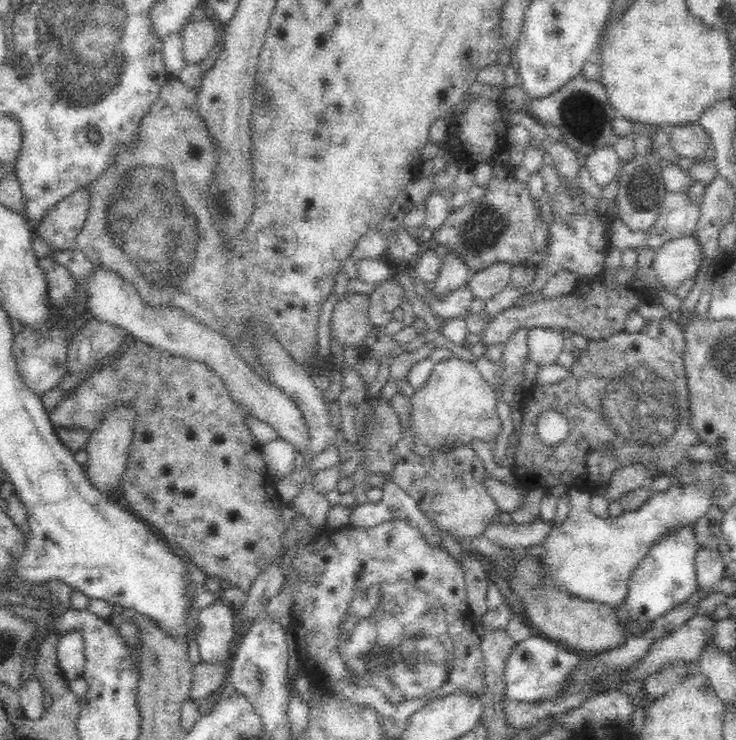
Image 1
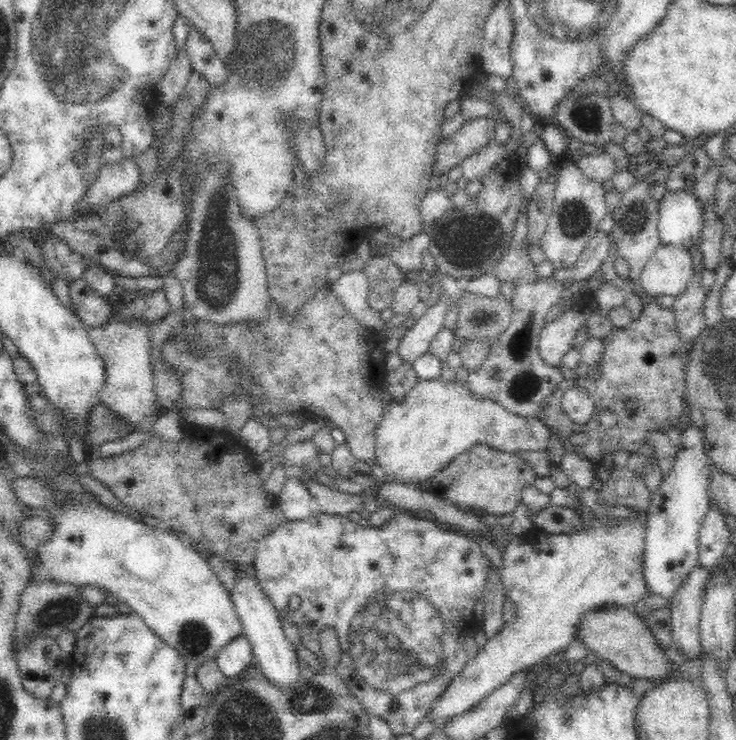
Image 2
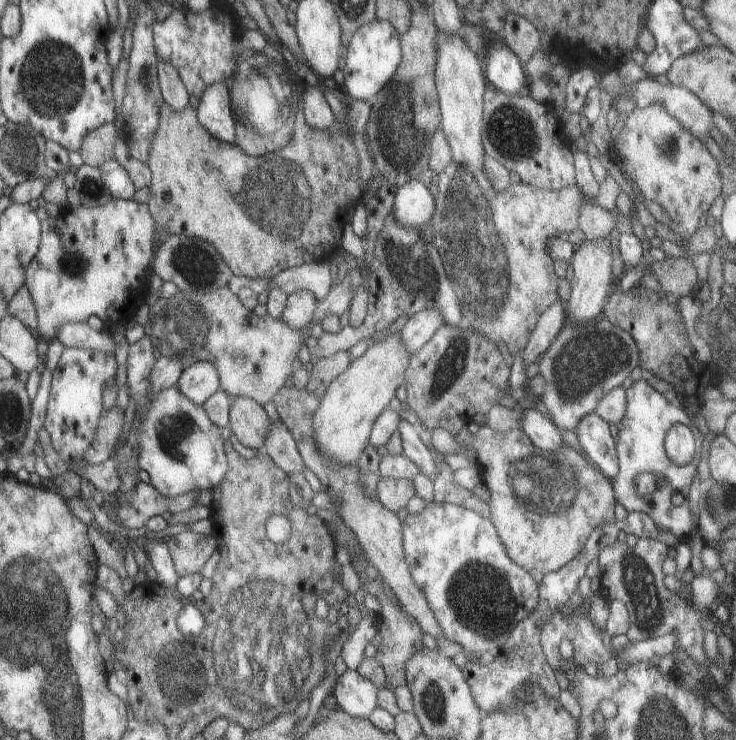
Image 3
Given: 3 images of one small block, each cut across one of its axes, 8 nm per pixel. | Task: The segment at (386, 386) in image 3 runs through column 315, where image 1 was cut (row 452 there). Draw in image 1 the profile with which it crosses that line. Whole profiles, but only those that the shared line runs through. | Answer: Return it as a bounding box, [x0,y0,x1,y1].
[406,356,504,456]

